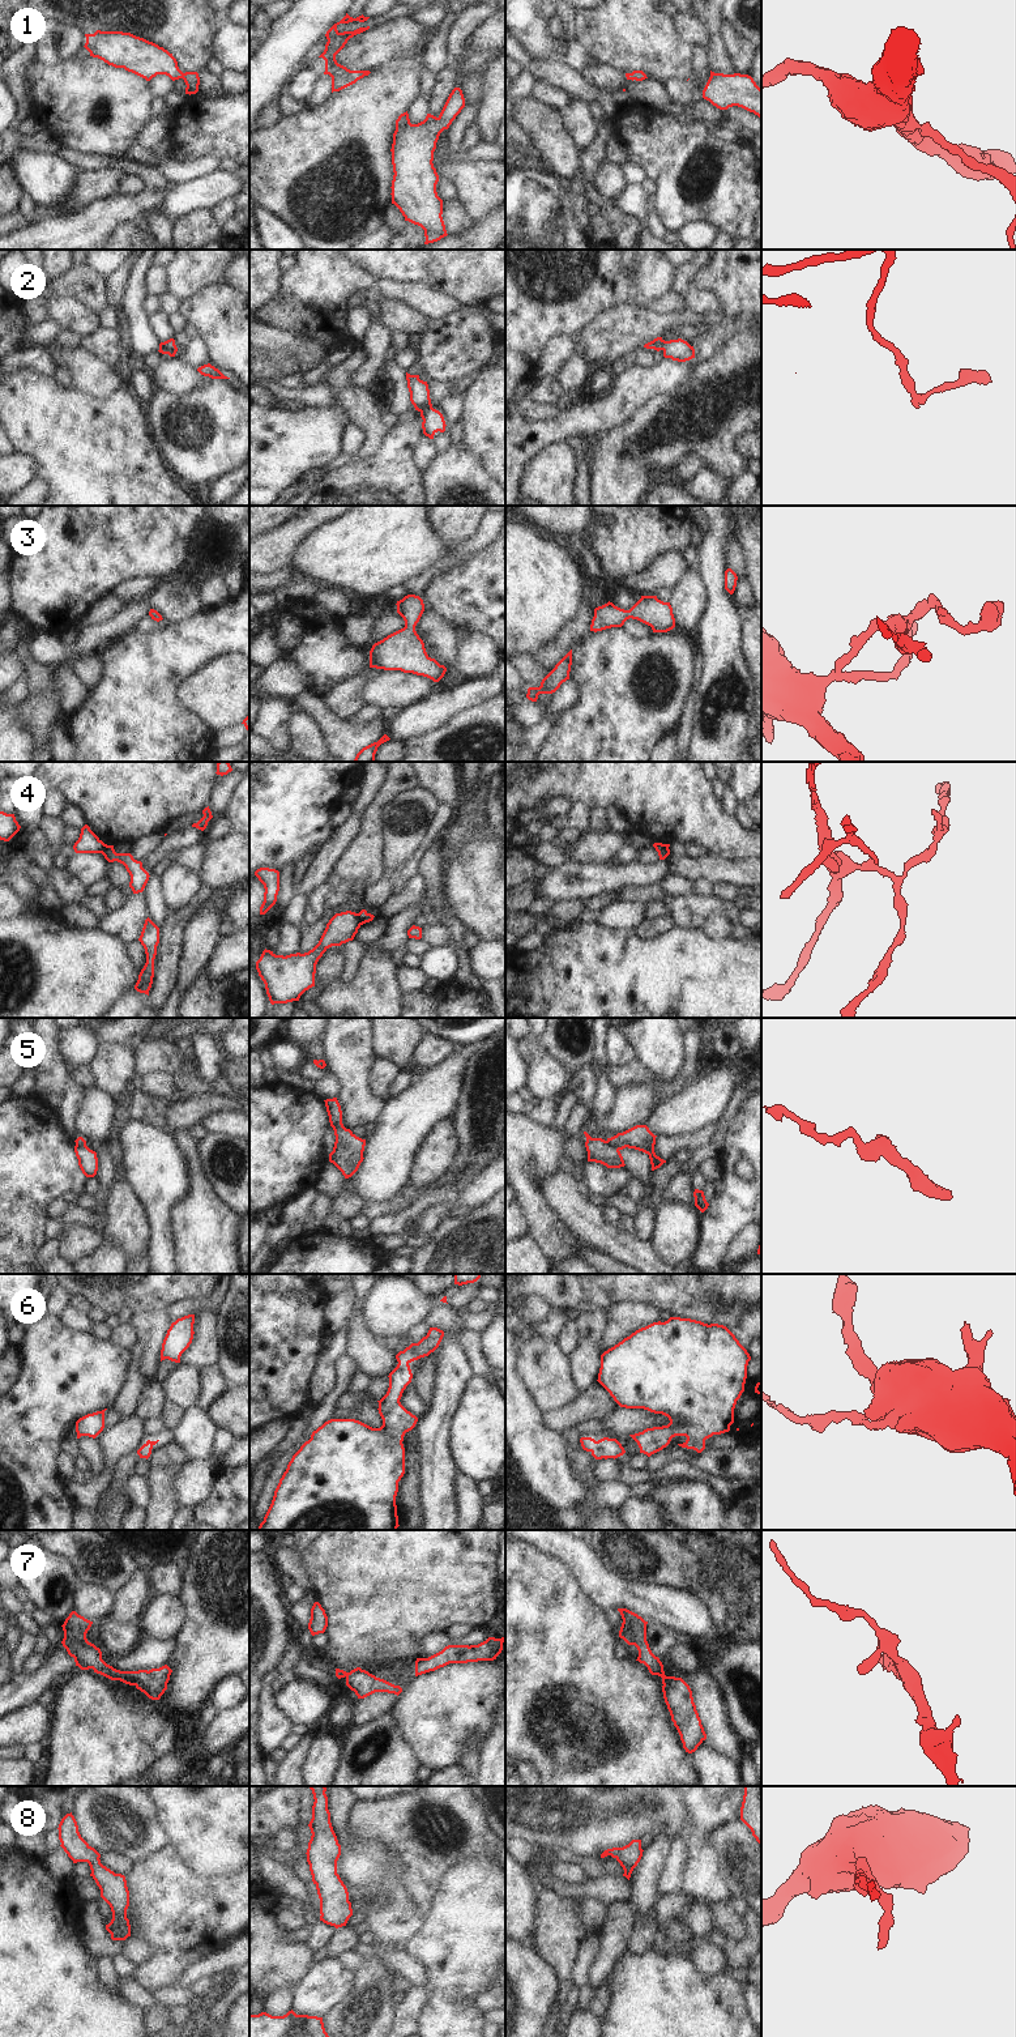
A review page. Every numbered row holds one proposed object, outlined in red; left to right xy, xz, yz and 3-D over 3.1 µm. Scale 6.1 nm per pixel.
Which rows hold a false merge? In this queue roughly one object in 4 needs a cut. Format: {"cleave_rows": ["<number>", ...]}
{"cleave_rows": ["4", "5"]}

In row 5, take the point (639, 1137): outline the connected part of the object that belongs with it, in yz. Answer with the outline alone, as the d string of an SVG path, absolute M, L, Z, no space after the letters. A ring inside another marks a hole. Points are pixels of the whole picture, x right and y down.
M636 1125L623 1133L607 1138L614 1147L623 1150L626 1147L643 1151L649 1155L652 1171L659 1168L666 1160L654 1152L656 1137L646 1125Z

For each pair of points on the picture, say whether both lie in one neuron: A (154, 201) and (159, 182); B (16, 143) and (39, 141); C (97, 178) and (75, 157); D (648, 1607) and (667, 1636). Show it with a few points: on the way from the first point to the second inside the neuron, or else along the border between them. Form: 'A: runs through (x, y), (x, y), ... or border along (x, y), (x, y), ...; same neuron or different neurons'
A: border along (167, 182), (162, 188), (142, 187); different neurons
B: runs through (21, 143), (34, 143); same neuron
C: border along (119, 170), (94, 169), (84, 173); different neurons
D: border along (648, 1620), (656, 1620), (674, 1628), (679, 1633); different neurons

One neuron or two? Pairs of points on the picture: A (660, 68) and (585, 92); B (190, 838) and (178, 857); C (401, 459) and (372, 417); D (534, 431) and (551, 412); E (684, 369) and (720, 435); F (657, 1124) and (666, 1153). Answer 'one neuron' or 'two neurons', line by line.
A: two neurons
B: two neurons
C: two neurons
D: two neurons
E: two neurons
F: two neurons

